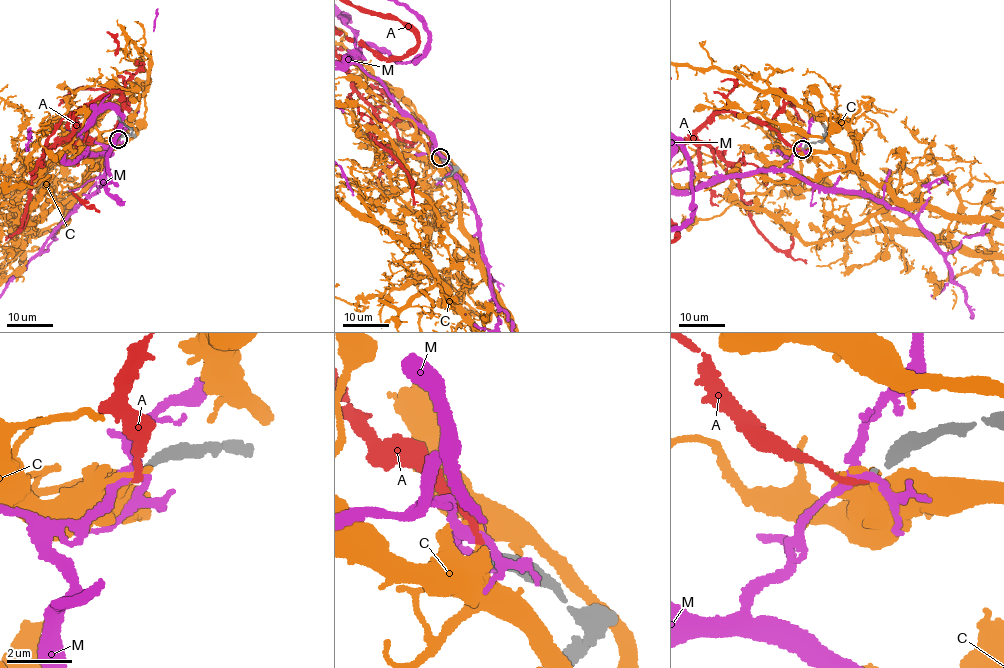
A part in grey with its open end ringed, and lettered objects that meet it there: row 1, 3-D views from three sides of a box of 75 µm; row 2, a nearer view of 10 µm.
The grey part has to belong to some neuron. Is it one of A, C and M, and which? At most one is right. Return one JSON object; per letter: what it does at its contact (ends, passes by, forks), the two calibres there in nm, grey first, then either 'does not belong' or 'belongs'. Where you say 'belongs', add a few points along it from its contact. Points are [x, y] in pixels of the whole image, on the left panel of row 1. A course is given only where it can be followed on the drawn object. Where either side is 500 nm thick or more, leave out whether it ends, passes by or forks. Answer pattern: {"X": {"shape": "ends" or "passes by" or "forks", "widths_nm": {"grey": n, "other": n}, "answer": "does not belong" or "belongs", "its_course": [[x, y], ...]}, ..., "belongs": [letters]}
{"A": {"shape": "ends", "widths_nm": {"grey": 160, "other": 180}, "answer": "belongs"}, "C": {"shape": "passes by", "widths_nm": {"grey": 190, "other": 190}, "answer": "does not belong"}, "M": {"shape": "forks", "widths_nm": {"grey": 190, "other": 260}, "answer": "does not belong"}, "belongs": ["A"]}

